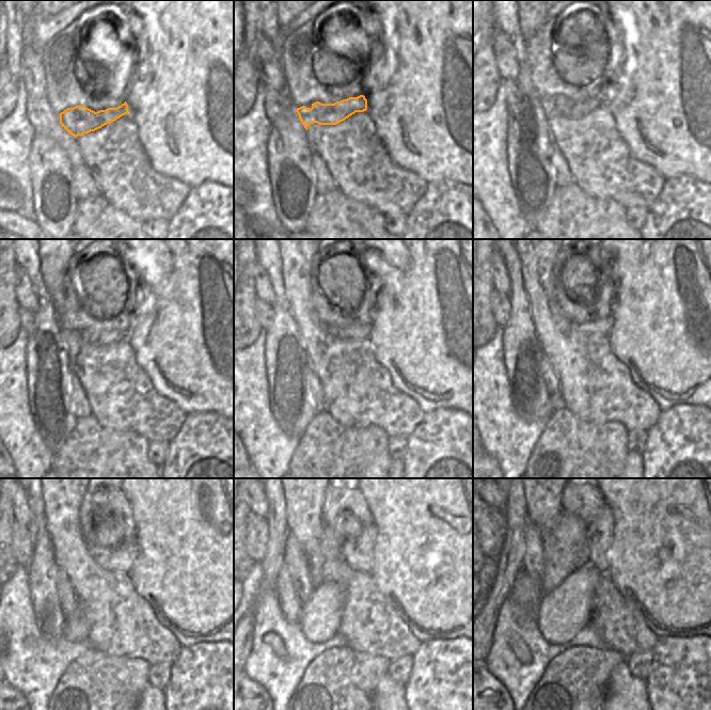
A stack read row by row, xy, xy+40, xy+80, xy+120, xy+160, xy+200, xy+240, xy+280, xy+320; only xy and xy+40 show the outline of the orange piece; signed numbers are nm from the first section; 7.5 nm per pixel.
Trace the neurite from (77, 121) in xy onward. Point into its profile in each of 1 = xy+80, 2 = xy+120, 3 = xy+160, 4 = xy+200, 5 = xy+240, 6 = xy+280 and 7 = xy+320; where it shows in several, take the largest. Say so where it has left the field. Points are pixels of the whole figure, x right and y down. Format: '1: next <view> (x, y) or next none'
1: next xy+80 (565, 107)
2: next xy+120 (96, 337)
3: next xy+160 (358, 331)
4: next xy+200 (603, 326)
5: next xy+240 (121, 558)
6: next xy+280 (358, 552)
7: next xy+320 (600, 531)

